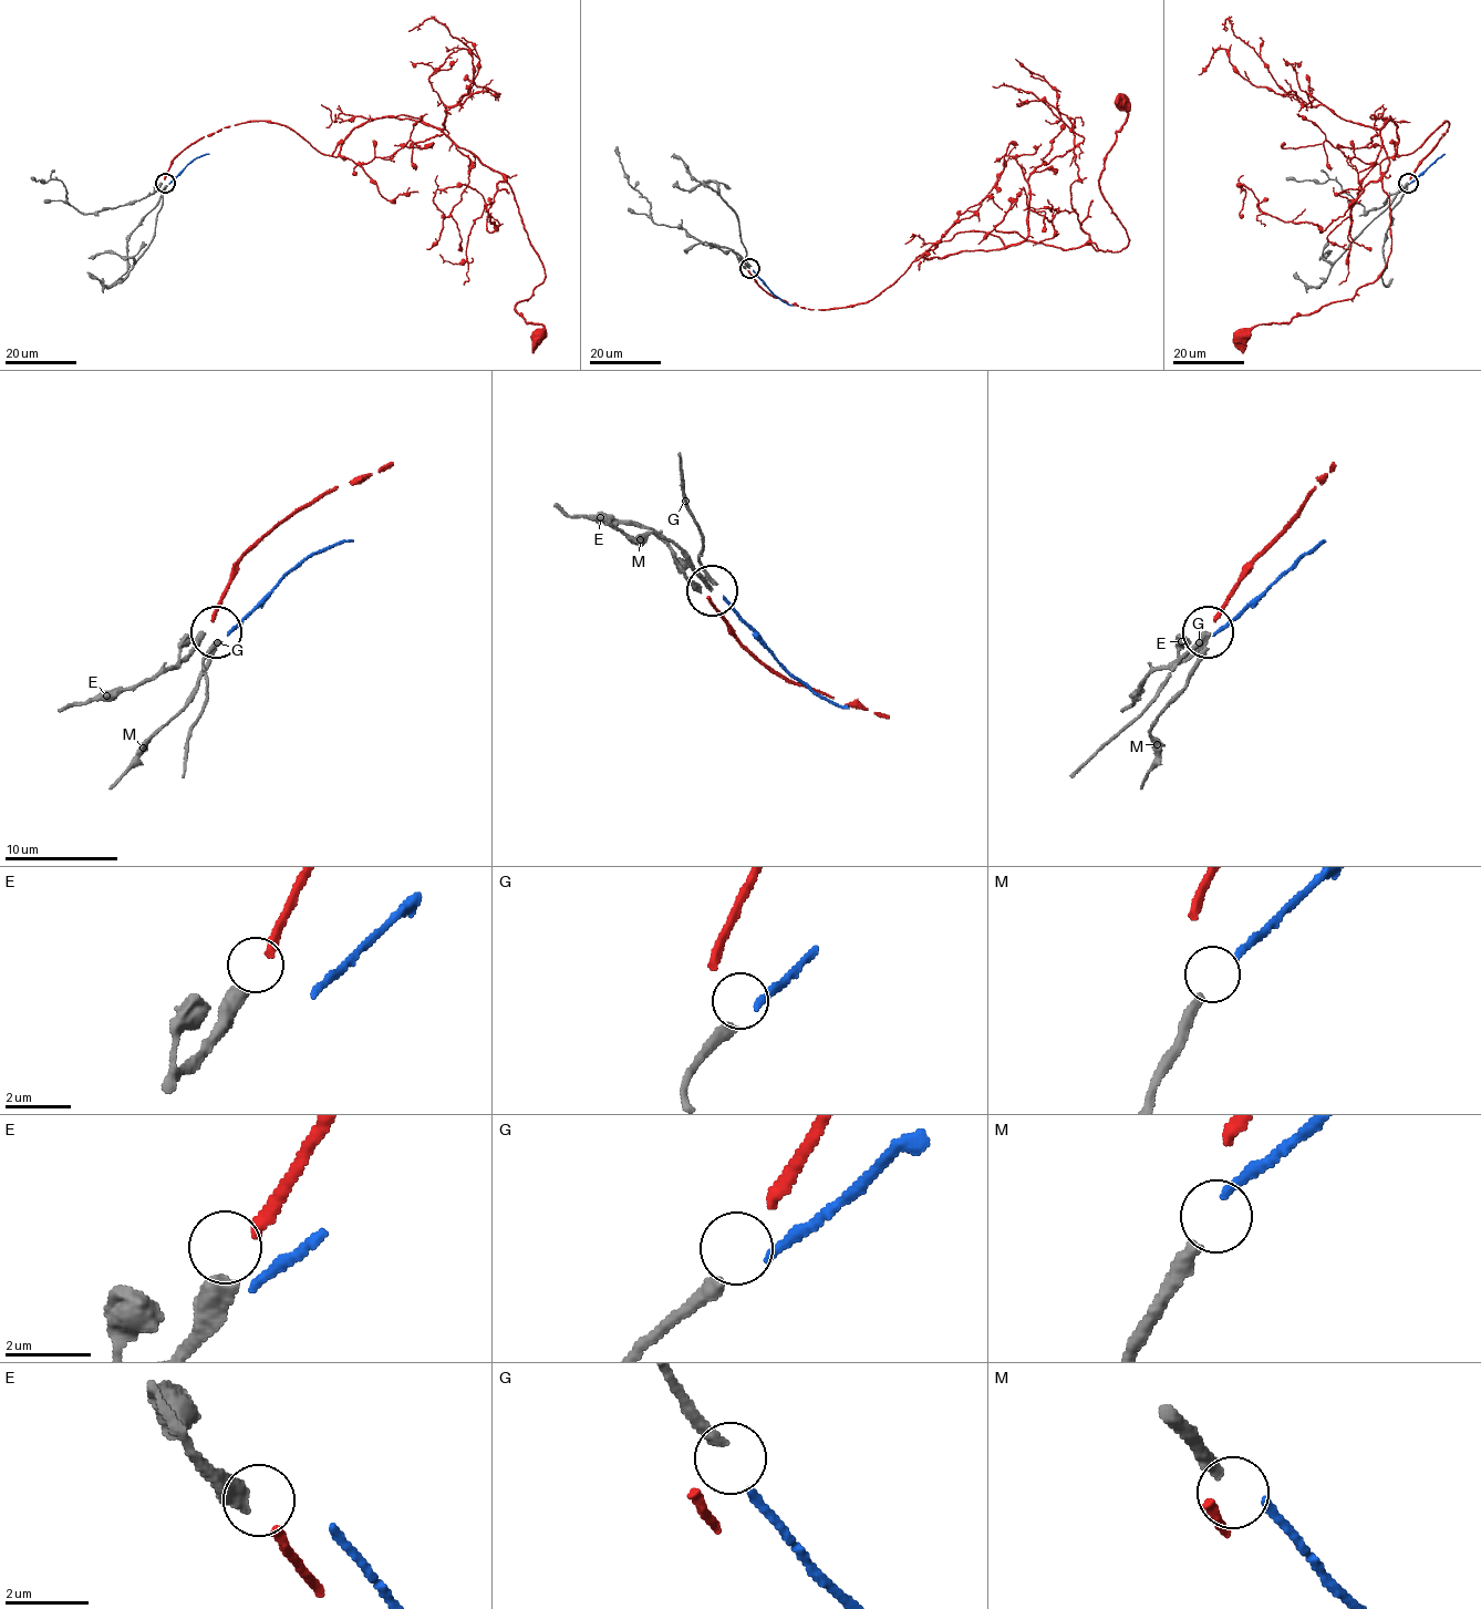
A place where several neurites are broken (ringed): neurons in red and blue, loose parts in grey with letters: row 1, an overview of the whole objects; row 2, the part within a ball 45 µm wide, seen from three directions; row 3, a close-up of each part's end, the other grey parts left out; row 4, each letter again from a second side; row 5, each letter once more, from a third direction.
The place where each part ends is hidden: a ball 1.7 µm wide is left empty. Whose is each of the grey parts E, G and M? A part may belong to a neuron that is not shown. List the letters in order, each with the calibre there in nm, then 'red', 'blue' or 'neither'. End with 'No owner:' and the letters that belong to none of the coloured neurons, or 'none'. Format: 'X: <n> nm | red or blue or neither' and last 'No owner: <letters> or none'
E: 550 nm | red
G: 360 nm | neither
M: 320 nm | blue
No owner: G

